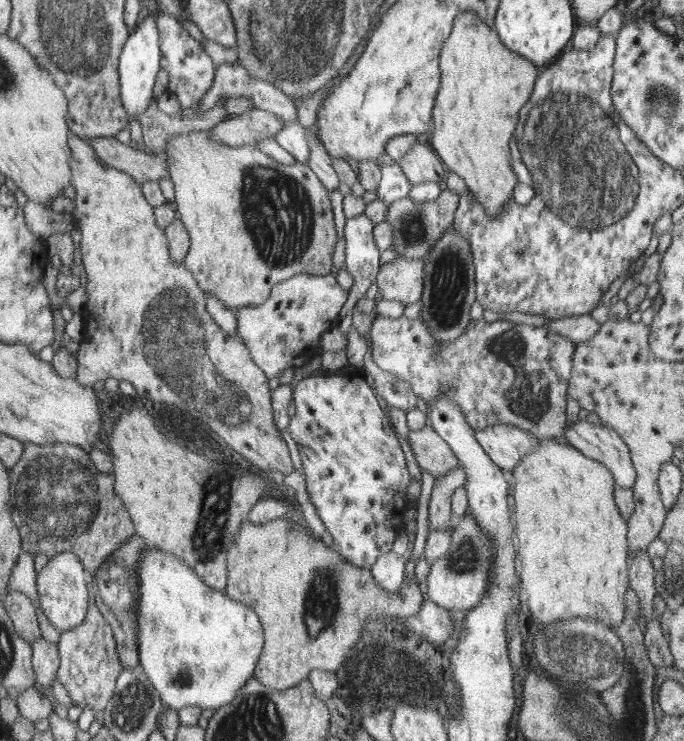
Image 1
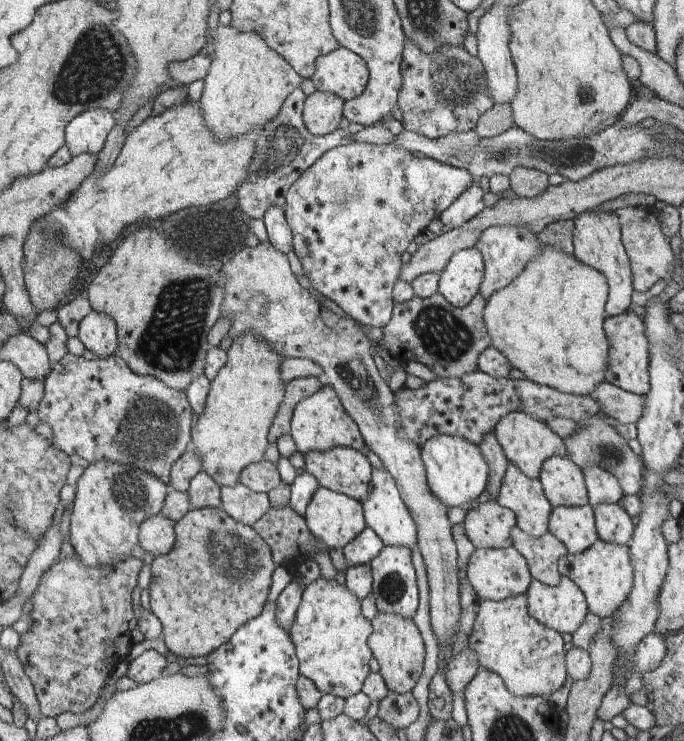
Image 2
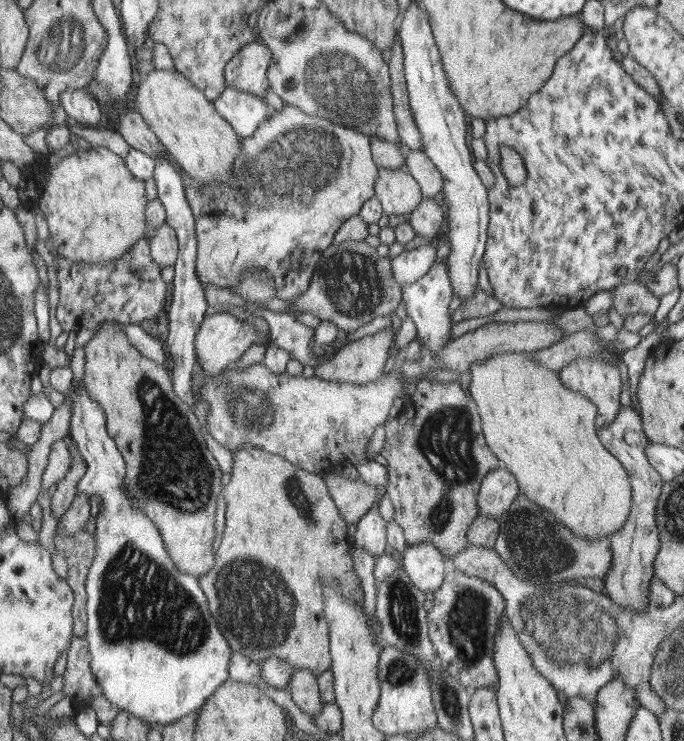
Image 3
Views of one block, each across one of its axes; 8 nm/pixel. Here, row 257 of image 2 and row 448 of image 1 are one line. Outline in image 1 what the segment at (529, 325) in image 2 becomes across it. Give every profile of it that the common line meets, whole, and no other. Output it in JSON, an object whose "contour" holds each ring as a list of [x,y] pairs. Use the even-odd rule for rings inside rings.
{"contour":[[[543,438],[537,440],[537,446],[533,448],[523,458],[521,466],[511,469],[510,472],[511,488],[511,510],[513,510],[513,523],[516,524],[515,541],[518,544],[516,554],[518,561],[518,570],[521,575],[521,588],[523,592],[523,600],[525,600],[525,608],[528,620],[538,626],[548,626],[557,622],[557,620],[571,620],[571,618],[591,618],[599,621],[604,627],[613,628],[621,622],[625,613],[625,590],[628,590],[628,544],[626,541],[627,526],[626,522],[621,519],[617,507],[613,502],[613,476],[609,472],[609,468],[605,468],[605,464],[591,460],[587,456],[583,456],[581,452],[577,452],[573,446],[569,444],[561,444],[551,438]]]}

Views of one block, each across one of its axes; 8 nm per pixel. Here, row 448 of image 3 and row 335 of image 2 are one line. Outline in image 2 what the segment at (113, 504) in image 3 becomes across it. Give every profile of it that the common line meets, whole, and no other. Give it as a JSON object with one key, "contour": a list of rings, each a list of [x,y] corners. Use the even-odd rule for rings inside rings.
{"contour":[[[91,309],[79,322],[76,336],[85,349],[102,359],[116,352],[117,330],[116,322],[107,313]]]}

